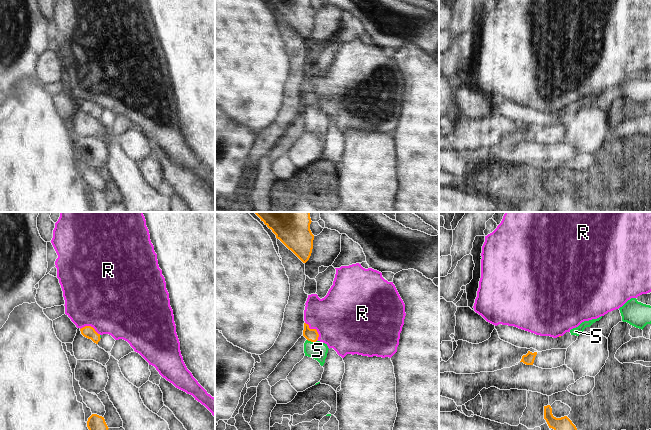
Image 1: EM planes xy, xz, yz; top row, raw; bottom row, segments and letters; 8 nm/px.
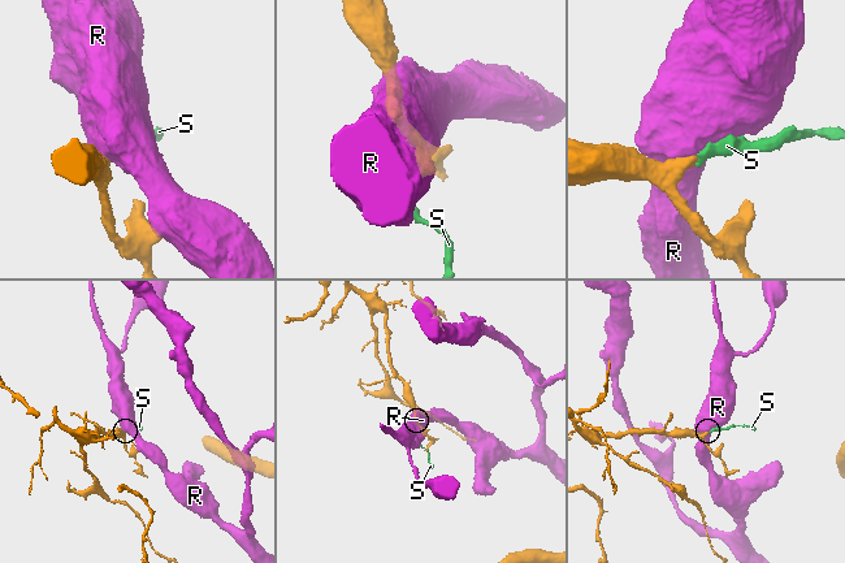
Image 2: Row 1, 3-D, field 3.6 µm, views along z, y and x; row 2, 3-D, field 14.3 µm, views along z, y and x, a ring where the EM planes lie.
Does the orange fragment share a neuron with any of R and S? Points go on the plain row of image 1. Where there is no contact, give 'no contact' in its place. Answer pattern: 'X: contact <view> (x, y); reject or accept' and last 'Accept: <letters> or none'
R: contact xz (315, 105); reject
S: contact xz (312, 117); accept
Accept: S

